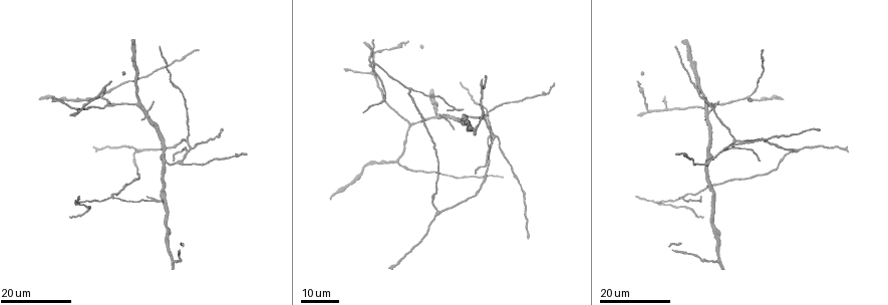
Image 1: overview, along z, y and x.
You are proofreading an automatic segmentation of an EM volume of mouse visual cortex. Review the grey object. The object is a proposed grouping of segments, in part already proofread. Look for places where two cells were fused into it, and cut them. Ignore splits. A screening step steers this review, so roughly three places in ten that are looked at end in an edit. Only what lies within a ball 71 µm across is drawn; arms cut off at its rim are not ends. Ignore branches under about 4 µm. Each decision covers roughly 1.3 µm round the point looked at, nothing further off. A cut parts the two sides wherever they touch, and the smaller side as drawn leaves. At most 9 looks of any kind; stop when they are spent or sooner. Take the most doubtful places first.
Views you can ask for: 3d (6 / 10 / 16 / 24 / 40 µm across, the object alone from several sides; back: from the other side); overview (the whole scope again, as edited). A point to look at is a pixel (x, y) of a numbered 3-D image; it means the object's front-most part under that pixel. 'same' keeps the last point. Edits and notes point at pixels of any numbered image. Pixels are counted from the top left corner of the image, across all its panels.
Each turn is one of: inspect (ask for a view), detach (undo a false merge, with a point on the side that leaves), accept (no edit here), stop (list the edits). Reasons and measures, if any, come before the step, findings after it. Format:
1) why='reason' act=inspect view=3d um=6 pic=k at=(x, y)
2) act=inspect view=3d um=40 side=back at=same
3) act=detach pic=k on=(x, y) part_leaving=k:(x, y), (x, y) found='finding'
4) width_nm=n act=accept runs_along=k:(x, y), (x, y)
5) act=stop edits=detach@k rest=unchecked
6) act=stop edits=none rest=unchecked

why='a fork' act=inspect view=3d um=24 pic=1 at=(410, 88)

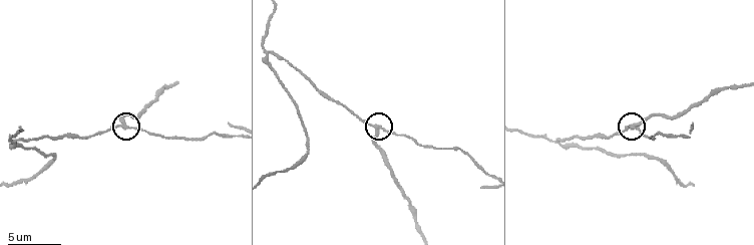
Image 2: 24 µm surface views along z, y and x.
why='zoom in' act=inspect view=3d um=6 pic=2 at=(375, 124)

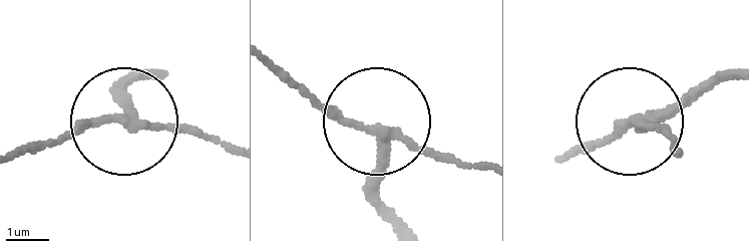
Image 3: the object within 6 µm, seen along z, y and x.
side_arm_um=17 act=detach pic=3 on=(71, 138) part_leaving=3:(124, 118), (20, 147) found='two cells meet here'

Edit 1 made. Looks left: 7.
act=inspect view=overview

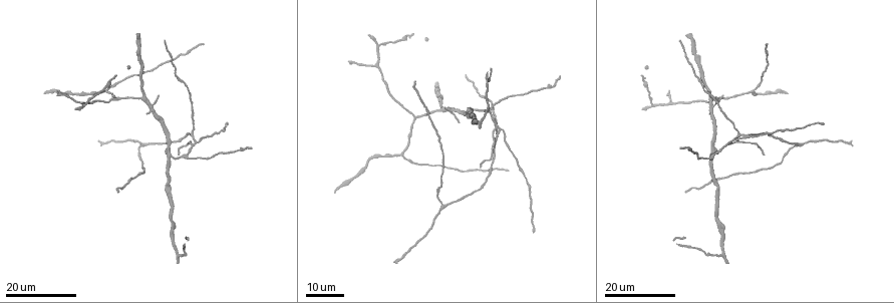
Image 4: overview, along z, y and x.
why='a fork' act=inspect view=3d um=16 pic=4 at=(185, 155)

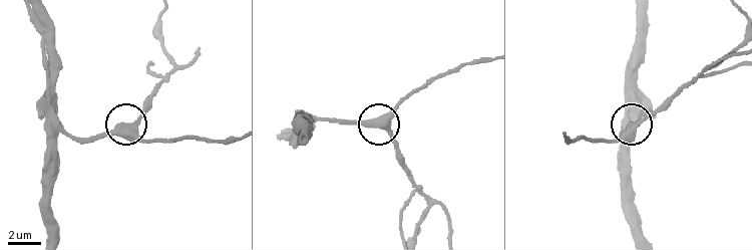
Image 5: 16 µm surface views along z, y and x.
act=inspect view=3d um=10 pic=5 at=(129, 135)

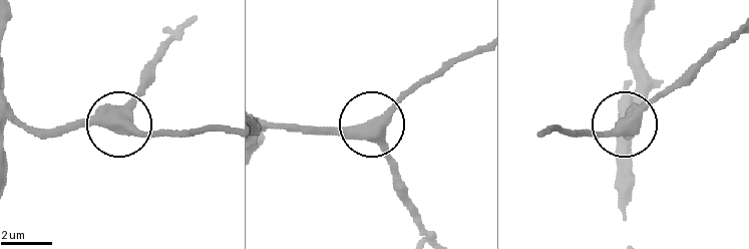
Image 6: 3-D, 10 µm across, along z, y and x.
act=accept runs_along=6:(729, 32), (607, 132), (577, 135) found='all the same cell'

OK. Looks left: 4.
why='branch point' act=inspect view=3d um=24 pic=4 at=(494, 129)

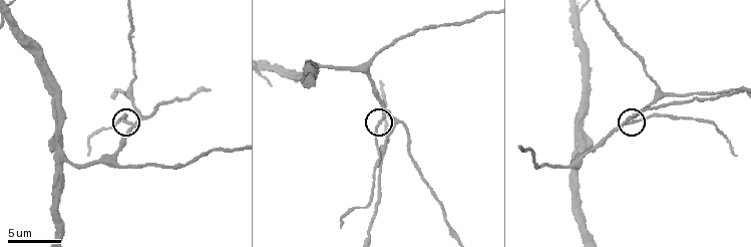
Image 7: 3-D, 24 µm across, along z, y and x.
act=inspect view=3d um=6 pic=7 at=(128, 123)

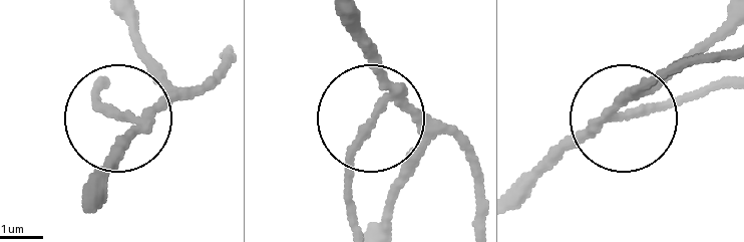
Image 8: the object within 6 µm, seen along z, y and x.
width_nm=190 act=detach pic=8 on=(95, 109) part_leaving=8:(388, 105), (356, 156), (356, 221) found='two cells meet here'

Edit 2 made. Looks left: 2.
why='branch point' act=inspect view=3d um=16 pic=4 at=(375, 65)

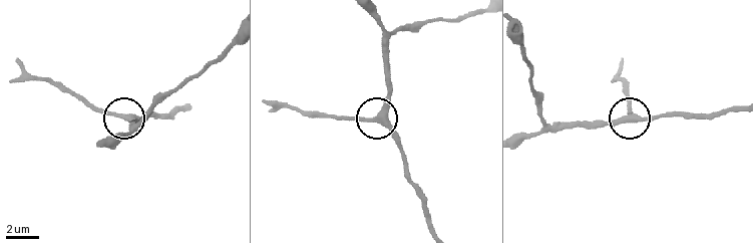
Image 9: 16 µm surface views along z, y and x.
act=inspect view=3d um=10 pic=9 at=(376, 119)

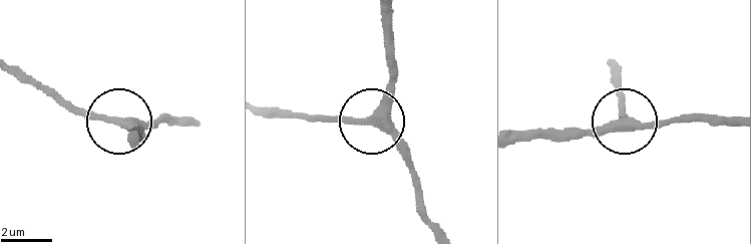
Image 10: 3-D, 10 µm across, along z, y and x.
width_nm=330 act=accept runs_along=10:(440, 228), (395, 138), (363, 118), (313, 118) found='one cell here'

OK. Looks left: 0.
act=stop edits=detach@3,detach@8 rest=unchecked

